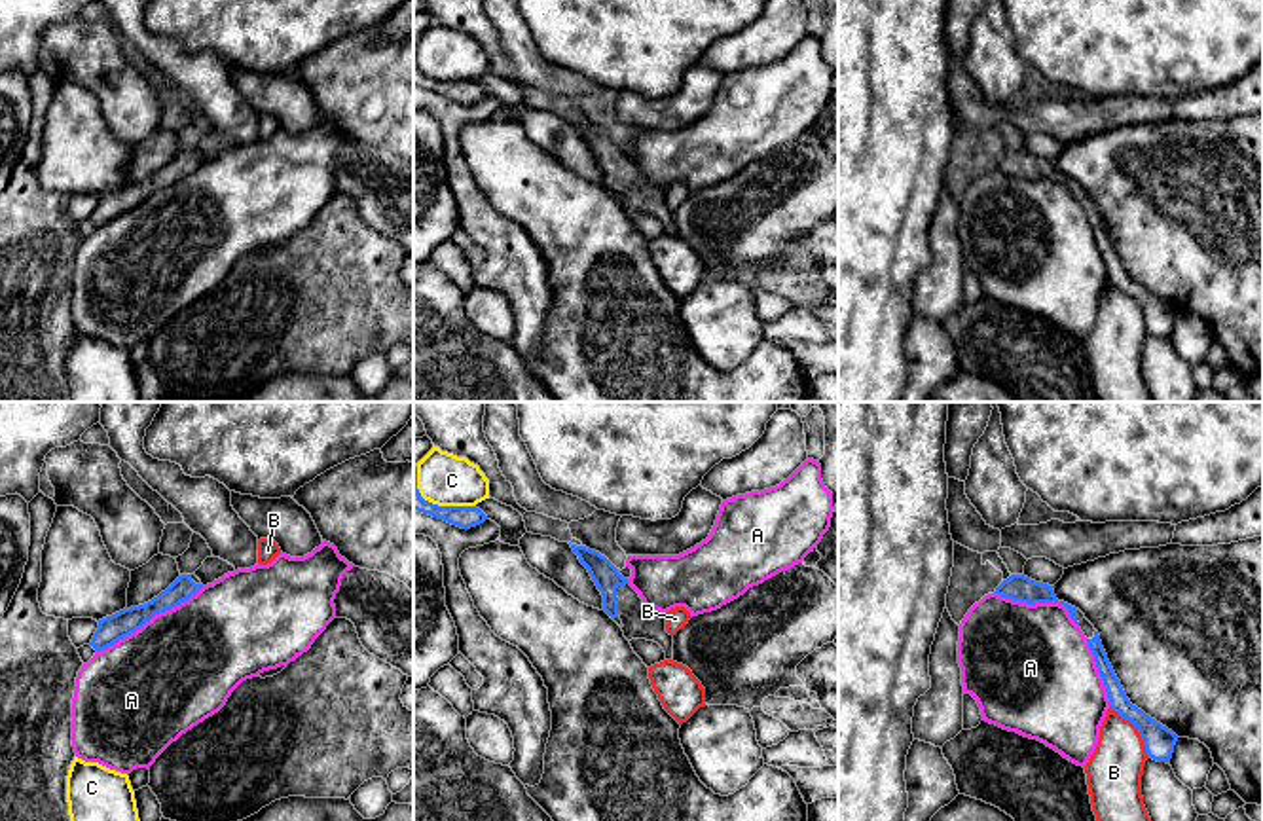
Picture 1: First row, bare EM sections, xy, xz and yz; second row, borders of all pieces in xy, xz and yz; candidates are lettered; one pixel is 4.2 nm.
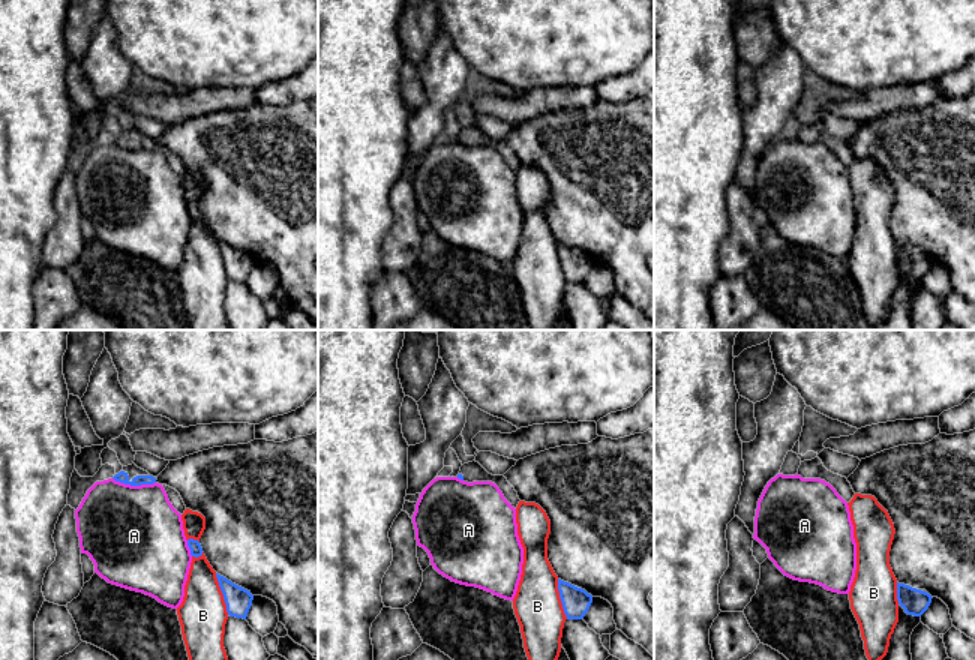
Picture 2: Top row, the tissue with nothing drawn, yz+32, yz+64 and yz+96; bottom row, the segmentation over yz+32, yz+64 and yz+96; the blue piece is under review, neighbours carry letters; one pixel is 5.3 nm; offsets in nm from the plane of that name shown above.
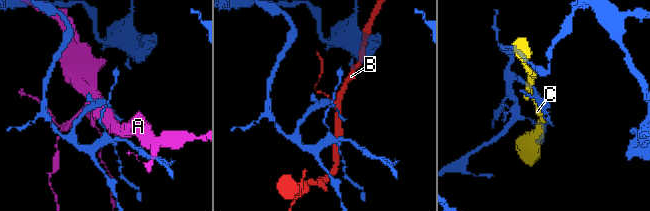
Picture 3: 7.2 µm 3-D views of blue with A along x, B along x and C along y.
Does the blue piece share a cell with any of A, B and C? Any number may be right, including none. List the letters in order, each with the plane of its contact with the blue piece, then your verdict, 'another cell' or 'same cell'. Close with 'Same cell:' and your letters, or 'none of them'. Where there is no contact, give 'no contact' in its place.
A: meets blue in xy; another cell
B: meets blue in yz; another cell
C: meets blue in xz; another cell
Same cell: none of them

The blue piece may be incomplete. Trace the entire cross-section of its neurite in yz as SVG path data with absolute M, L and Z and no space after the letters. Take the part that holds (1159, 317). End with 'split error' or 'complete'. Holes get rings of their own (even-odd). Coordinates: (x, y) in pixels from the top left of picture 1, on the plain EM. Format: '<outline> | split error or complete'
M1011 150L1007 155L1003 155L996 163L994 169L1013 174L1013 176L1028 178L1028 180L1035 180L1035 178L1064 180L1071 195L1081 203L1081 207L1085 209L1089 216L1090 228L1094 229L1098 248L1107 267L1109 283L1138 303L1144 315L1147 334L1153 334L1157 338L1166 338L1166 339L1170 338L1178 311L1130 279L1130 275L1126 273L1121 262L1121 256L1117 254L1107 235L1107 229L1102 222L1098 207L1079 184L1064 176L1058 176L1052 161L1035 157L1024 150Z | split error

